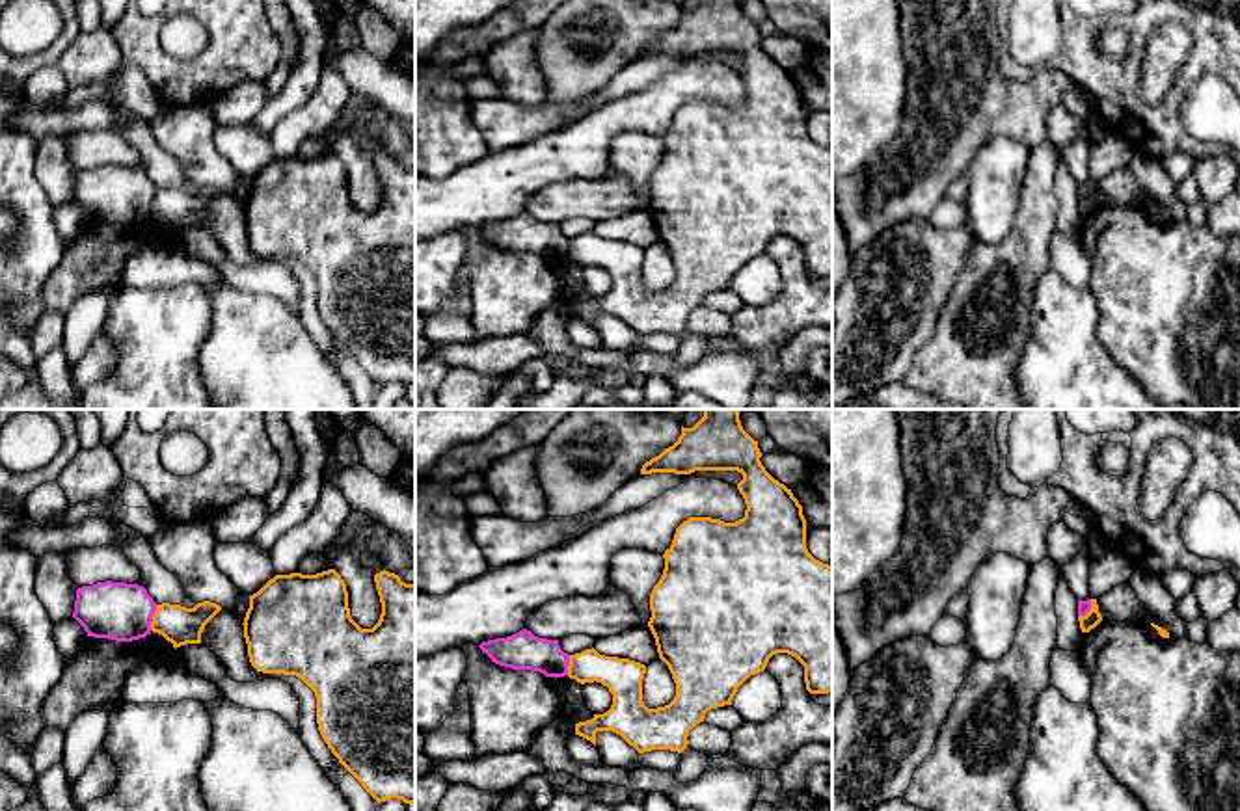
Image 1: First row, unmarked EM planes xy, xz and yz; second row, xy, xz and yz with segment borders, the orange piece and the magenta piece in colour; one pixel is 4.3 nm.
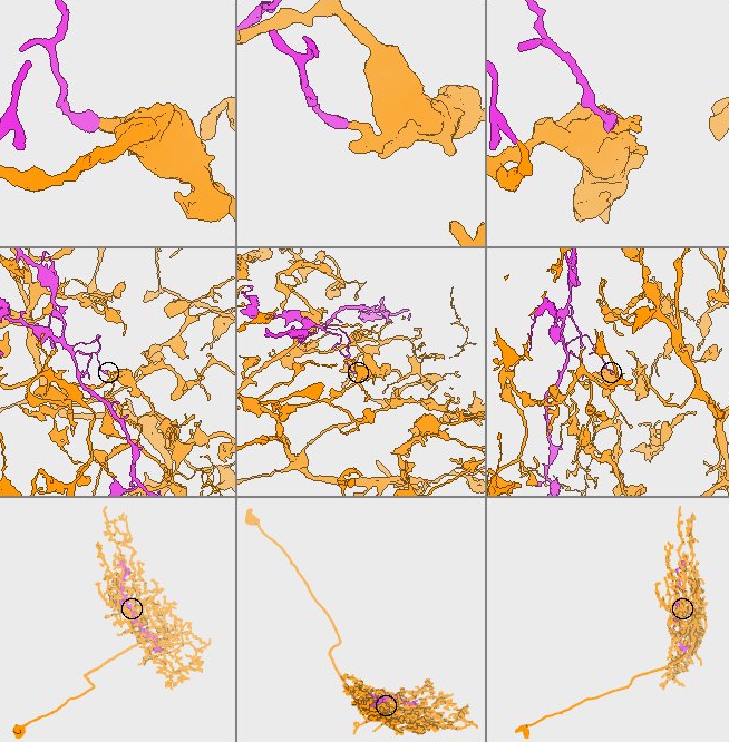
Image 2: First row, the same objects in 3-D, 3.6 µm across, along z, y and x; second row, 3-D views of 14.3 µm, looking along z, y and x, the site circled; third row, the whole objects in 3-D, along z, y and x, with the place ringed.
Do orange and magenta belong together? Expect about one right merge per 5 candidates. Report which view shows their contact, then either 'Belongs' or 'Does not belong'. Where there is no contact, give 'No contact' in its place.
Touches orange in xy. Does not belong

